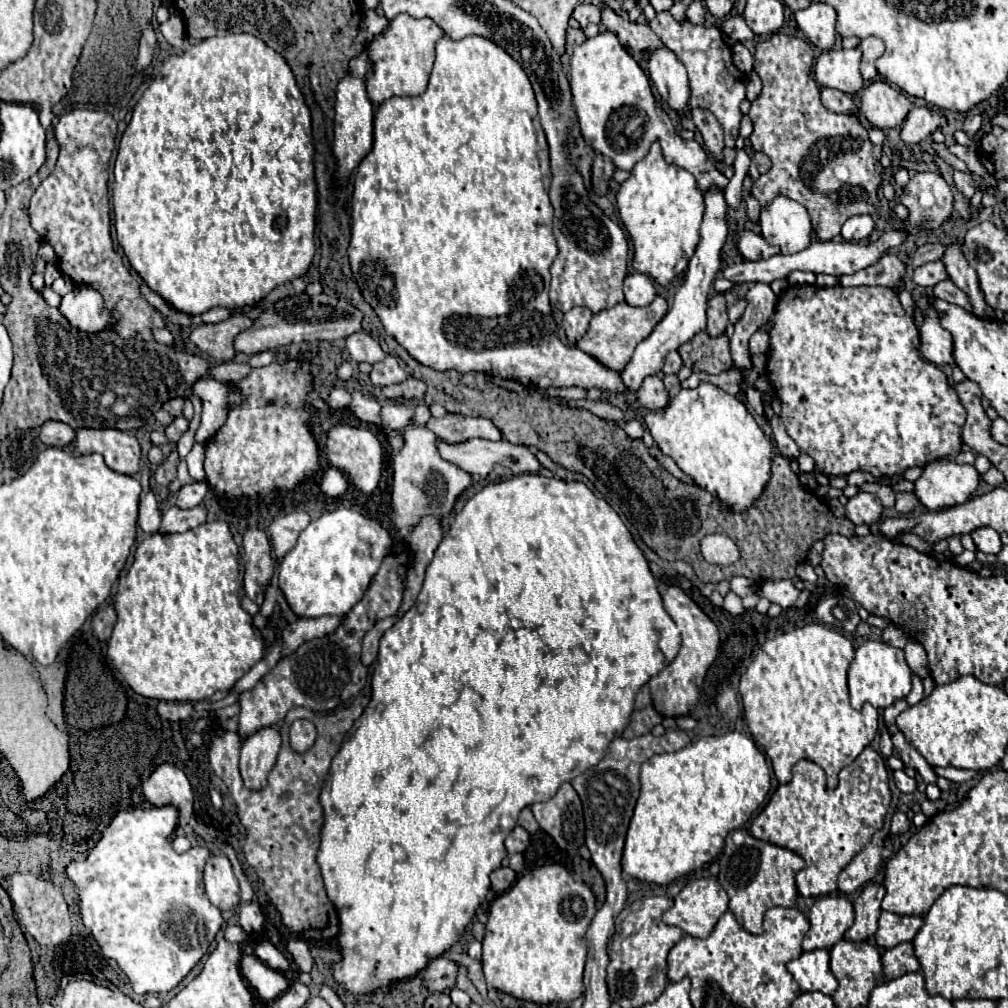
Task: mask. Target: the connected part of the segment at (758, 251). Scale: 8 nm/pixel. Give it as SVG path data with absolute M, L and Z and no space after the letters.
M742 230L738 238L738 250L746 260L764 260L778 254L776 246L770 246L760 234L752 230Z

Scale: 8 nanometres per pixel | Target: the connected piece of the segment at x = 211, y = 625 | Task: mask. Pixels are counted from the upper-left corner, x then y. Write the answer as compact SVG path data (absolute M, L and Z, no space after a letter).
M212 520L212 522L204 522L184 534L152 534L150 538L146 538L144 542L140 542L138 550L136 550L136 560L130 566L130 570L126 572L126 576L120 580L118 584L118 594L116 594L116 612L118 612L118 620L114 626L114 632L110 636L108 642L108 658L114 664L114 668L124 676L124 680L128 682L128 686L146 698L156 698L156 700L176 700L176 702L198 702L198 700L206 700L210 698L214 692L218 690L232 690L234 682L238 678L242 678L256 662L262 660L264 656L264 640L260 630L252 624L252 616L240 606L240 598L238 592L242 588L242 578L240 578L240 570L238 570L238 546L228 530L228 524L224 520Z

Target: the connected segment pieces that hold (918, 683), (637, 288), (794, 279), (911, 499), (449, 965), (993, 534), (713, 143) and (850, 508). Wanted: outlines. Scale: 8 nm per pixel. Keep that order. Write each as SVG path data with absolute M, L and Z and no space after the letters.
M914 676L914 680L912 680L912 692L906 696L906 702L908 702L908 706L914 706L914 704L918 704L922 698L924 698L922 680Z
M628 274L624 280L624 296L630 306L648 306L656 298L652 280L646 274Z
M796 270L796 274L790 274L790 276L788 276L788 284L790 284L790 286L816 284L816 274L812 274L812 272L802 272L802 270Z
M896 492L896 510L898 510L900 514L912 512L916 504L918 504L918 500L916 500L914 494L908 494L908 492Z
M436 958L434 962L428 964L428 968L422 974L422 984L426 986L428 992L444 992L446 988L452 988L456 982L456 972L458 966L450 960Z
M982 526L982 528L976 528L972 534L972 540L976 544L976 548L980 552L986 552L986 554L998 554L1000 548L1002 548L1002 542L1000 542L1000 534L988 526Z
M696 108L690 112L692 116L692 122L696 124L696 128L700 130L702 138L704 138L704 148L710 152L710 156L718 162L724 162L724 132L722 132L722 126L718 124L716 116L708 110L702 110L702 108Z
M858 492L846 504L846 518L852 524L874 524L880 520L882 510L884 510L884 506L874 494Z

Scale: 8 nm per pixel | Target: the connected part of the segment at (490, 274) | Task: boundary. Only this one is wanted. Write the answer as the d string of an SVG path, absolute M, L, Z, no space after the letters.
M442 36L436 42L436 62L426 92L414 98L388 98L378 106L378 112L374 114L374 146L358 166L358 180L354 180L352 194L352 238L348 246L352 274L362 290L364 300L382 320L384 330L424 366L458 372L476 370L508 380L518 380L524 386L532 386L536 390L546 390L550 386L580 386L588 390L596 386L608 392L626 392L618 372L604 368L592 356L584 354L578 348L568 348L554 338L556 322L550 314L548 270L558 254L558 248L552 236L552 206L546 192L548 174L542 166L542 156L548 156L548 143L538 120L534 90L522 66L510 54L504 54L500 46L488 42L488 38L468 36L460 42L454 42L452 38Z

